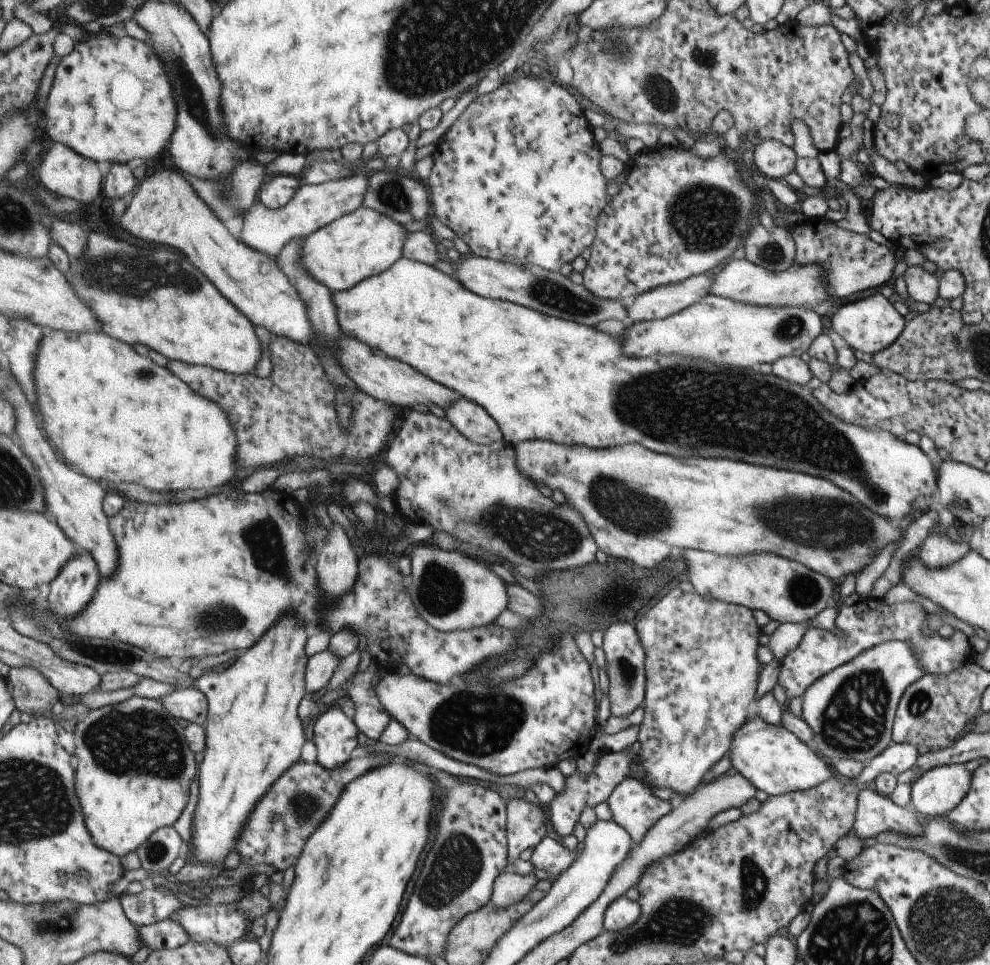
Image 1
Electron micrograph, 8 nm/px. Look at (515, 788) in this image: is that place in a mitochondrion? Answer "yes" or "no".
no

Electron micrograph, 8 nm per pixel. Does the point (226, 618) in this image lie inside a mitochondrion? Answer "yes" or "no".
yes

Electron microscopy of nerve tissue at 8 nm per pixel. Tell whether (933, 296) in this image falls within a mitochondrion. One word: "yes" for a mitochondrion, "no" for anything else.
no

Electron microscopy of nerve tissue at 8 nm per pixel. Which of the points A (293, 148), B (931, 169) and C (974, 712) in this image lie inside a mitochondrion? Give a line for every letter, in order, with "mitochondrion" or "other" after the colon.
A: other
B: other
C: other

